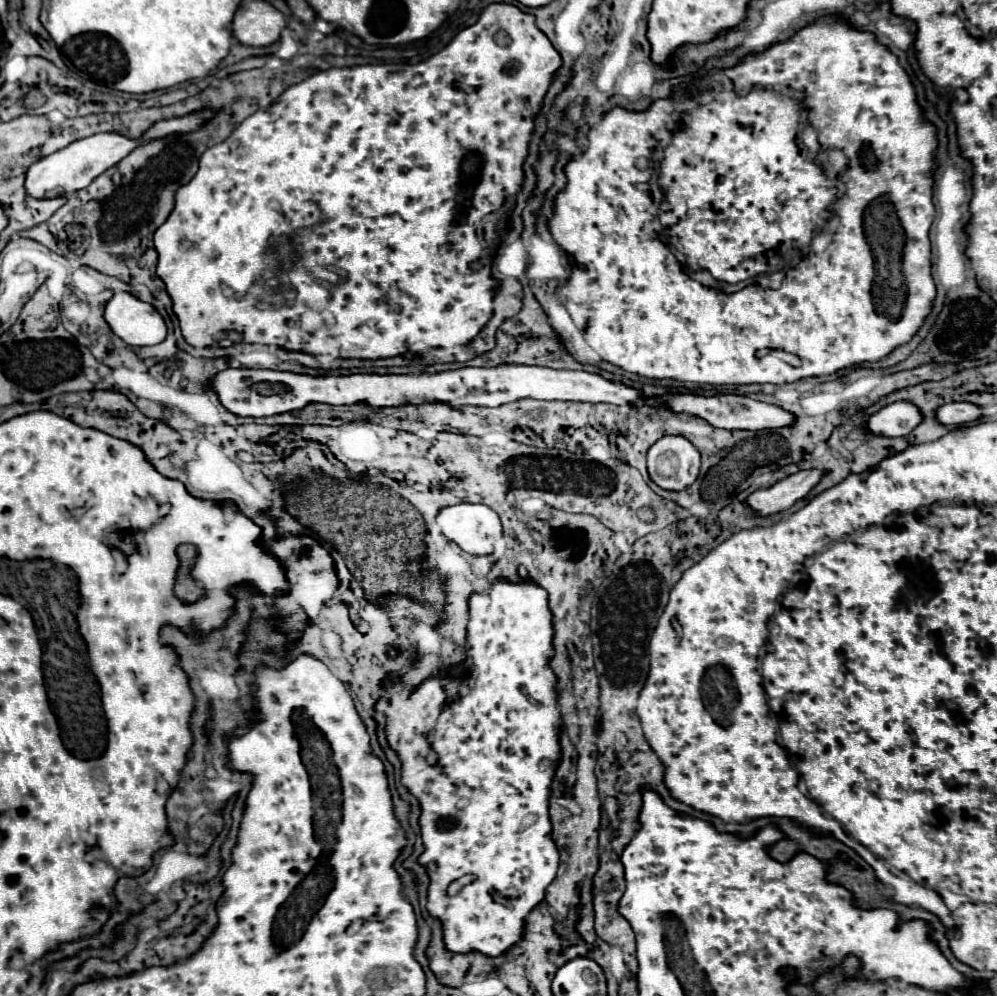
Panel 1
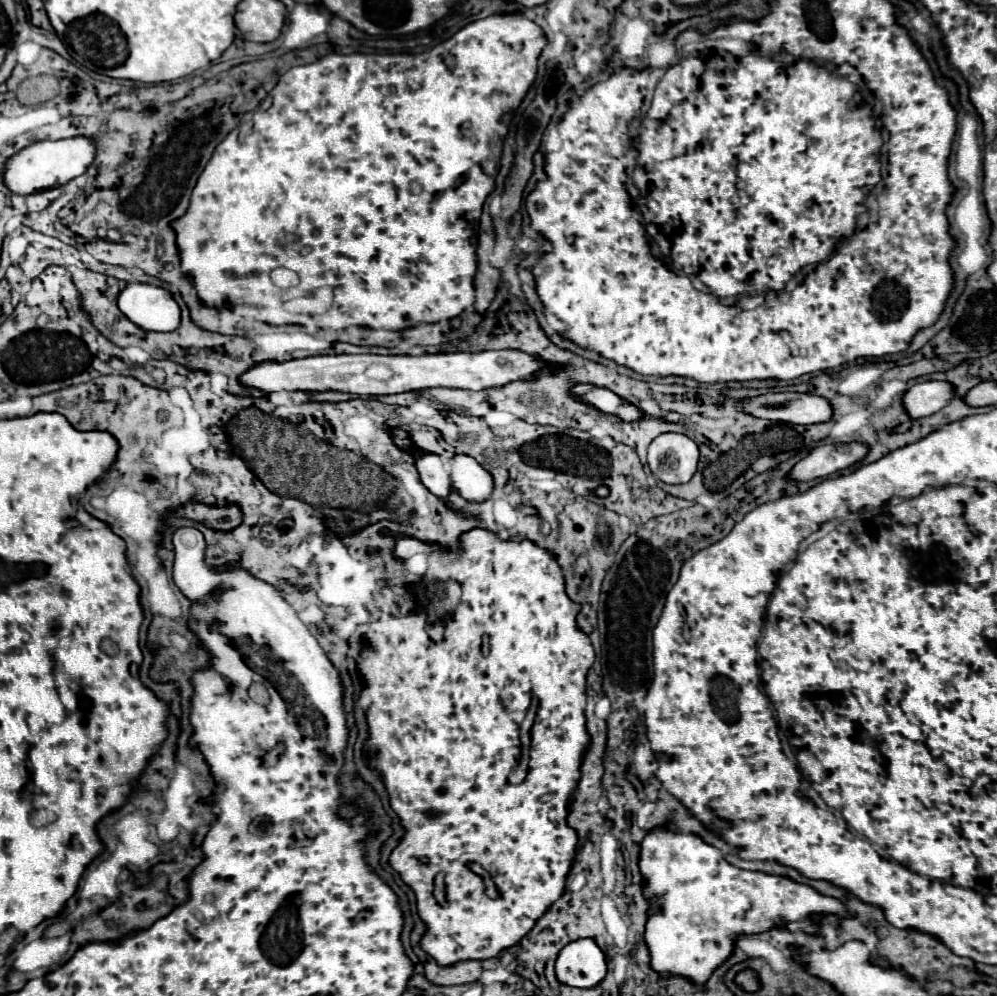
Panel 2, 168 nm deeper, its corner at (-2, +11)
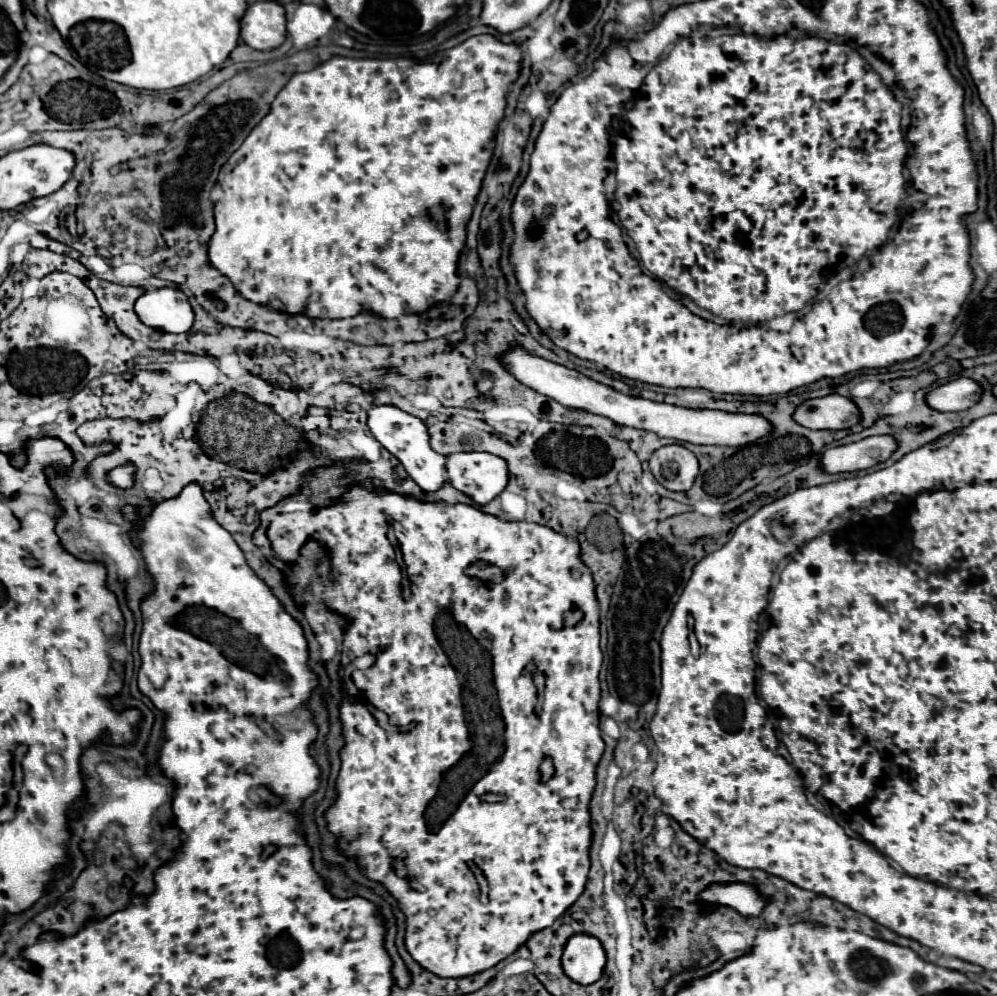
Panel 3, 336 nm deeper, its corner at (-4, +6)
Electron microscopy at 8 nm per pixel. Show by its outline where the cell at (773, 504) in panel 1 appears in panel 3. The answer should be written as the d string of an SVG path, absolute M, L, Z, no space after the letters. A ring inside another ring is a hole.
M889 435L867 437L857 443L829 447L823 451L821 471L827 475L837 475L837 473L853 473L869 469L877 463L887 461L895 449L897 445Z

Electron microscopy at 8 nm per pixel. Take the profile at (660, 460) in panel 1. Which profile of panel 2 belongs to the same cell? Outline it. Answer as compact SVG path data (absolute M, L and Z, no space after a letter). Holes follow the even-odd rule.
M661 434L649 446L649 468L665 484L685 484L697 472L699 448L683 434Z

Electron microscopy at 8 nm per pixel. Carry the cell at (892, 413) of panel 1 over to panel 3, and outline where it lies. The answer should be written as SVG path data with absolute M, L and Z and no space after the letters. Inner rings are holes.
M967 377L953 379L941 387L931 389L925 395L925 403L935 411L965 411L973 407L981 397L981 387Z

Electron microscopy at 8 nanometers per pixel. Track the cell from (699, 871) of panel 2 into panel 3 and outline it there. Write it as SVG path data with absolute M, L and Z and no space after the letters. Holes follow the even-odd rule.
M713 883L713 887L701 891L701 901L709 907L733 907L745 917L759 917L761 907L765 907L765 899L745 883Z

